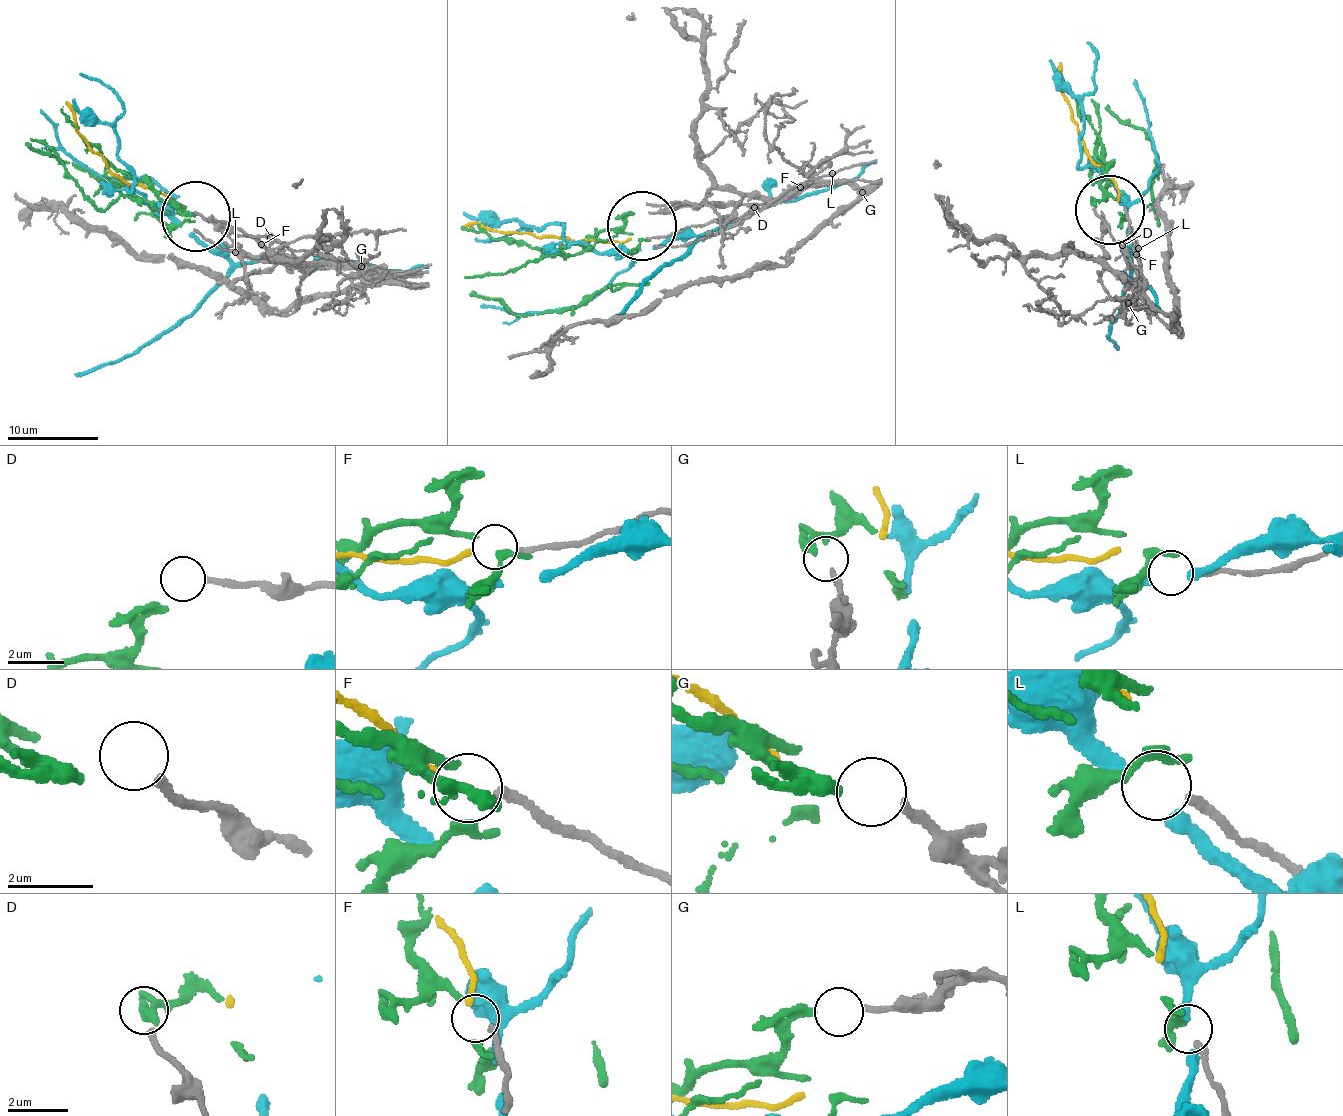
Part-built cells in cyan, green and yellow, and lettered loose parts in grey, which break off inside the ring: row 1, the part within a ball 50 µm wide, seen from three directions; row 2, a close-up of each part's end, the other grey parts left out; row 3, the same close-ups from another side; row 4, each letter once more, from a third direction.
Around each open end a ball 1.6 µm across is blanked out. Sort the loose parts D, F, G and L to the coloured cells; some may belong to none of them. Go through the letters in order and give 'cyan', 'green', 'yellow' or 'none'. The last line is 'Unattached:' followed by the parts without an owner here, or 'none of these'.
D: none
F: yellow
G: green
L: none
Unattached: D, L

